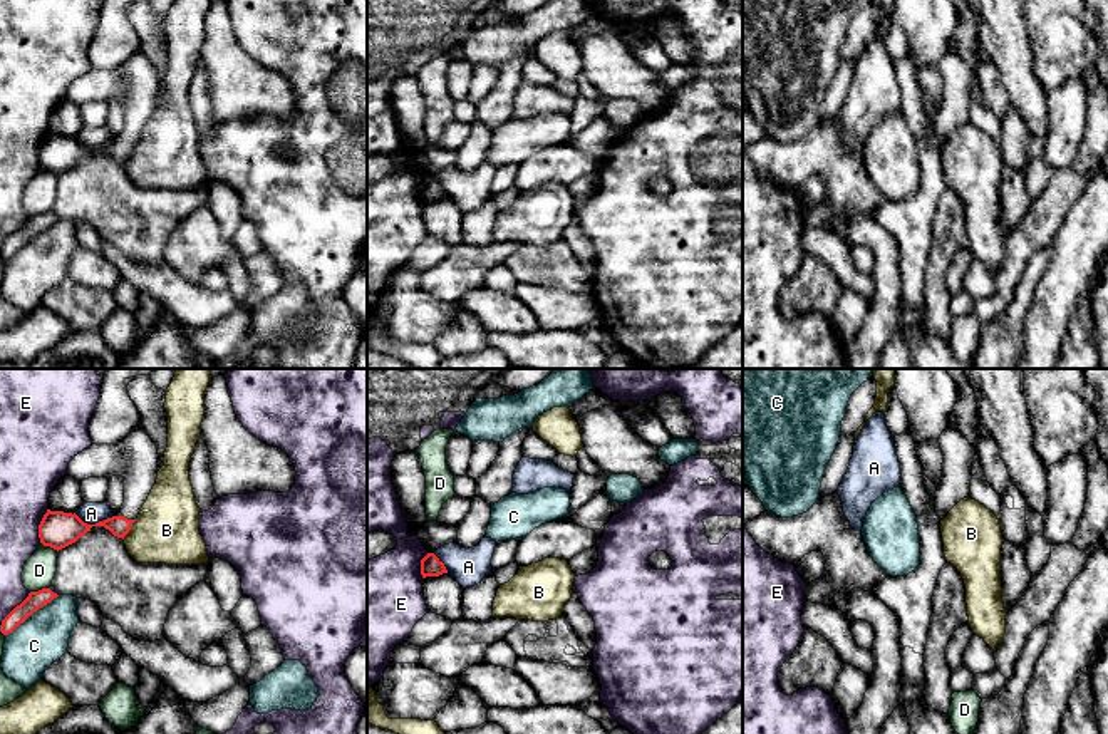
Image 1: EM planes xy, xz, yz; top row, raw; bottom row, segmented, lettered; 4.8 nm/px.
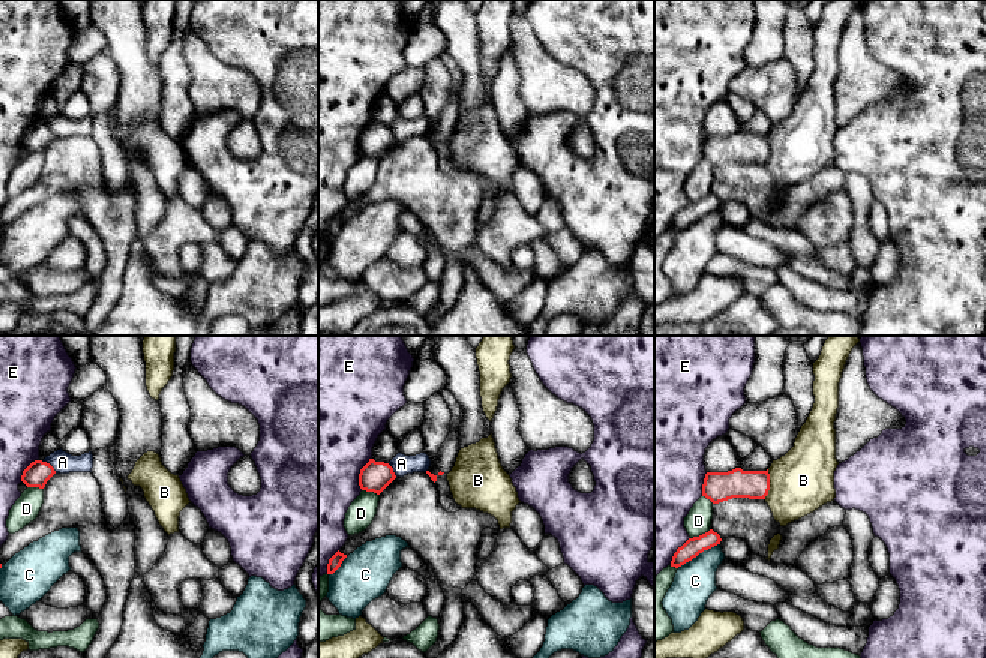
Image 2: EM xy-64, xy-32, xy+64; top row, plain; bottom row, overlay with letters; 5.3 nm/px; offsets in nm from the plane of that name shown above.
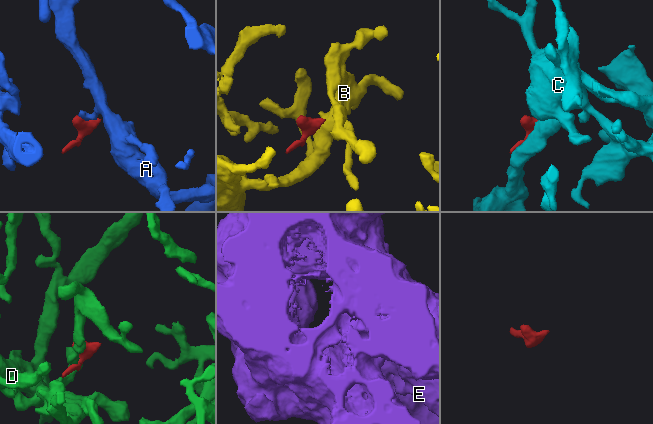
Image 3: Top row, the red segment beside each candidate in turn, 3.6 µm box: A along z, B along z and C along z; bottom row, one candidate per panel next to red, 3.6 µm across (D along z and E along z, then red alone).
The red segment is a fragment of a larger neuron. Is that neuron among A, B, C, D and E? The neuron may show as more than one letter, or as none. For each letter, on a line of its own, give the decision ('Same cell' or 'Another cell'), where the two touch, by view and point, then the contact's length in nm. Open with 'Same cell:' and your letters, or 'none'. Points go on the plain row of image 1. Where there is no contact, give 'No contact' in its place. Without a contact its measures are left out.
Same cell: none
A: Another cell. Touches red at xy (96, 148). Shared border 190 nm
B: Another cell. Touches red at xy (129, 153). Shared border 110 nm
C: Another cell. Touches red at xy (32, 237). Shared border 320 nm
D: Another cell. Touches red at xy (39, 215). Shared border 100 nm
E: Another cell. Touches red at xy (39, 151). Shared border 180 nm

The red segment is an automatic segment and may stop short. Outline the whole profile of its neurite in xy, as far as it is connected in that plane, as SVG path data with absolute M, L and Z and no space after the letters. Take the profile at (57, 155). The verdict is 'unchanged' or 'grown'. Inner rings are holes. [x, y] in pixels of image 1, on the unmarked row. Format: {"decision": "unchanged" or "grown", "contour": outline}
{"decision": "grown", "contour": "M141 52L122 67L91 69L69 87L67 99L77 106L122 101L124 127L119 139L87 149L75 137L47 134L39 149L40 168L59 176L75 168L92 151L104 151L124 164L156 109L158 85L158 72Z"}

